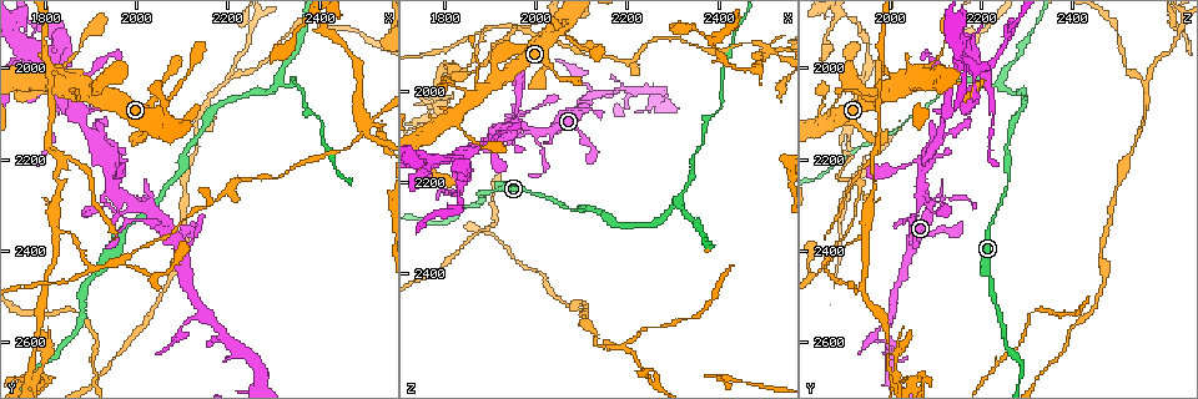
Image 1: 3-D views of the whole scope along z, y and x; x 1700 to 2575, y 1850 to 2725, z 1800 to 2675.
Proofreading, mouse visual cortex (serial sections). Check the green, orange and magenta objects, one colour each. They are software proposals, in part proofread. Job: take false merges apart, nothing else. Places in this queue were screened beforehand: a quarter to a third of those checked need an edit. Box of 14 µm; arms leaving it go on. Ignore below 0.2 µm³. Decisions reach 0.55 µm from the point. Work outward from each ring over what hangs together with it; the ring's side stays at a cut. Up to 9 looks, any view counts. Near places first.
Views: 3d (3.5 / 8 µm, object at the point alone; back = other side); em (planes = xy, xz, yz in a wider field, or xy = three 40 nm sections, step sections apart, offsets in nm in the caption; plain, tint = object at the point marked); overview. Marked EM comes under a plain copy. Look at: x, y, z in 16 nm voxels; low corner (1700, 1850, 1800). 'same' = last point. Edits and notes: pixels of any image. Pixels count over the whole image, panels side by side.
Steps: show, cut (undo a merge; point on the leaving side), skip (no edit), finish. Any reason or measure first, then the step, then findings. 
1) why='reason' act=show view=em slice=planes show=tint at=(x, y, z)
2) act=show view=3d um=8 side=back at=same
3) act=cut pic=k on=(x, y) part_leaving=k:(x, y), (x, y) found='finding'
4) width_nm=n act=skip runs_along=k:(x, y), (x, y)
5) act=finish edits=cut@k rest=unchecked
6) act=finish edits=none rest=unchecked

why='thin neck' act=show view=3d um=3.5 at=(1860, 2090, 2120)

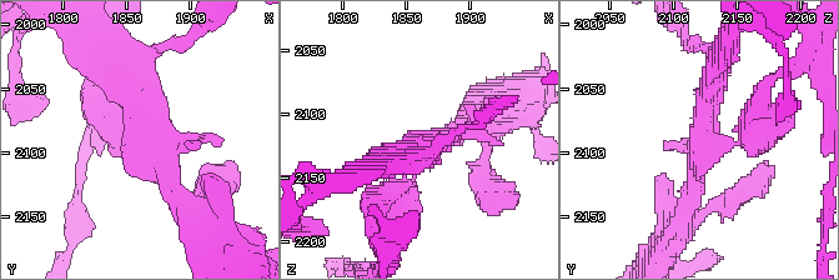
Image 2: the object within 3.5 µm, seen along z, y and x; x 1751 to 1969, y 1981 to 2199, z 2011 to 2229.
act=show view=em slice=xy step=3 show=tint at=(1862, 2096, 2124)

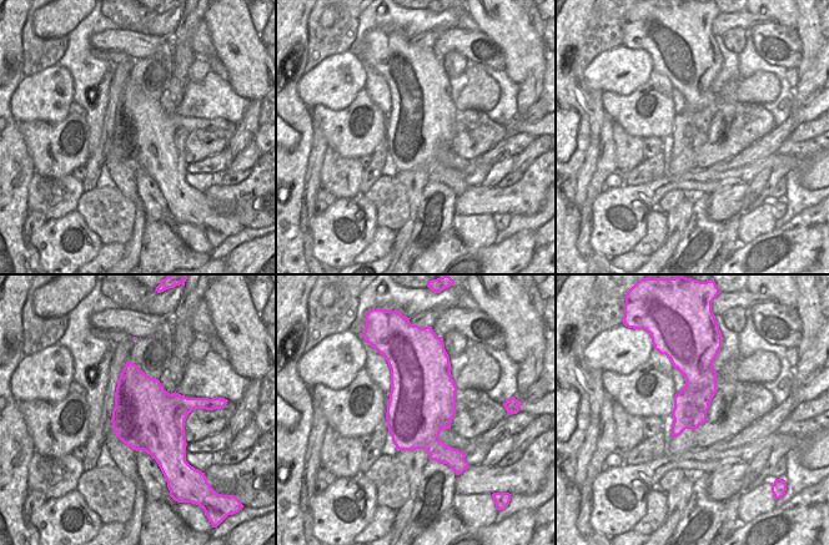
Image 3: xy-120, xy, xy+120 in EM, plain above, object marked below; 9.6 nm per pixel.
act=cut pic=2 on=(373, 213) part_leaving=2:(388, 183), (401, 224), (385, 253) found='two cells meet here'

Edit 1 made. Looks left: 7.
why='see it whole again' act=show view=overview

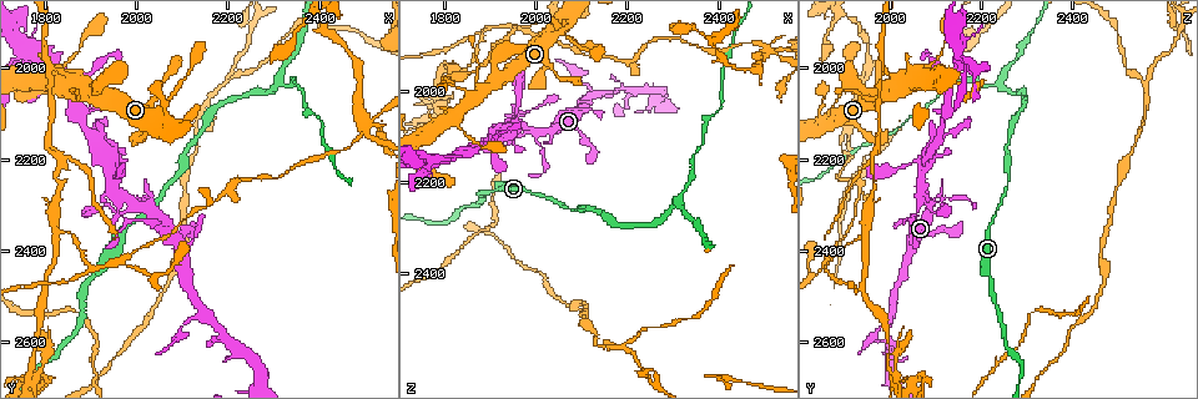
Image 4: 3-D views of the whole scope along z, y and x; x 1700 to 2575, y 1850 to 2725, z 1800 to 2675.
why='abrupt turn' act=show view=3d um=8 at=(1820, 2000, 1995)

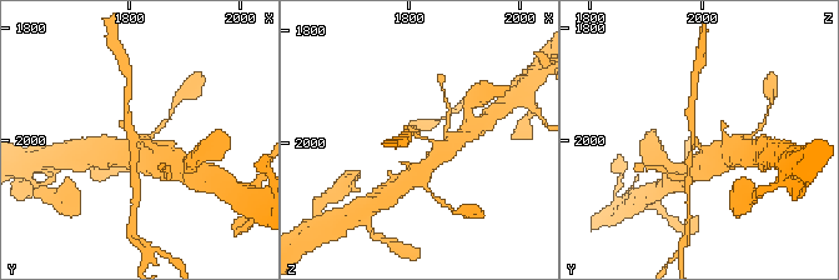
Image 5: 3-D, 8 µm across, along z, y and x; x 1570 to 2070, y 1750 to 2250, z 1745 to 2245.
arms=3 arm_widths_nm=150,150,300 act=show view=em slice=xy step=2 show=tint at=(1815, 2000, 1990)

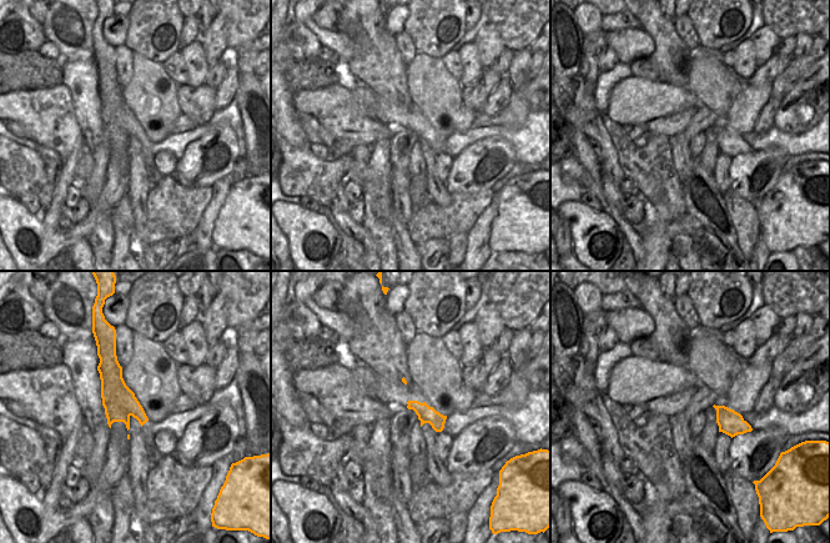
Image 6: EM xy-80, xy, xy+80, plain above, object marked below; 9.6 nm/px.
act=cut pic=5 on=(127, 116) part_leaving=5:(136, 139), (134, 143), (136, 190) found='a second cell is stuck on'

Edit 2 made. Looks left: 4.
act=show view=overview

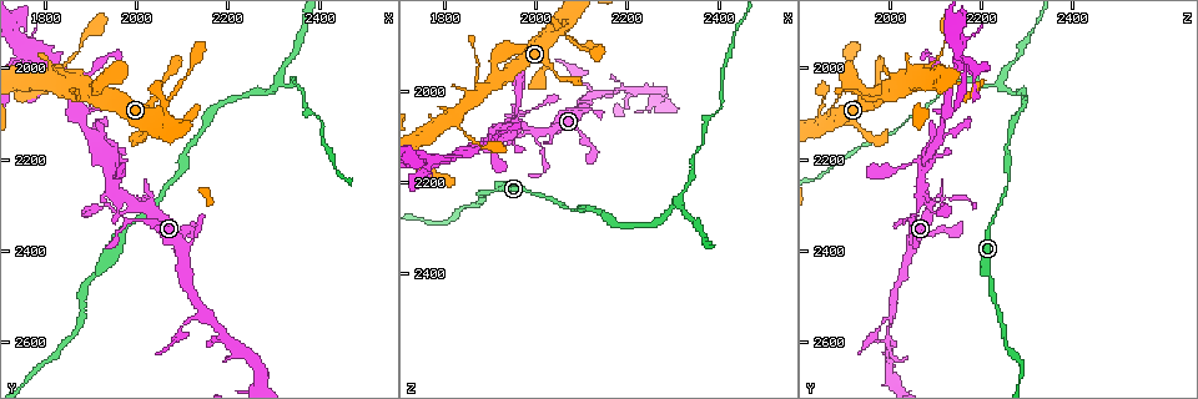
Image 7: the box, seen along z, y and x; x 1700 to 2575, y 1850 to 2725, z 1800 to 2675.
act=show view=3d um=3.5 side=back at=(2310, 2040, 2245)

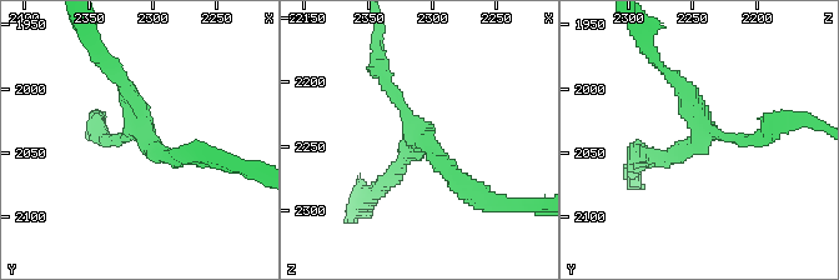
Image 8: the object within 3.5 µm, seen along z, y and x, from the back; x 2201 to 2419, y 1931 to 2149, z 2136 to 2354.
arms=3 arm_widths_nm=150,200,200 why='shape alone is not enough' act=show view=em slice=xy step=5 show=tint at=(2308, 2034, 2242)

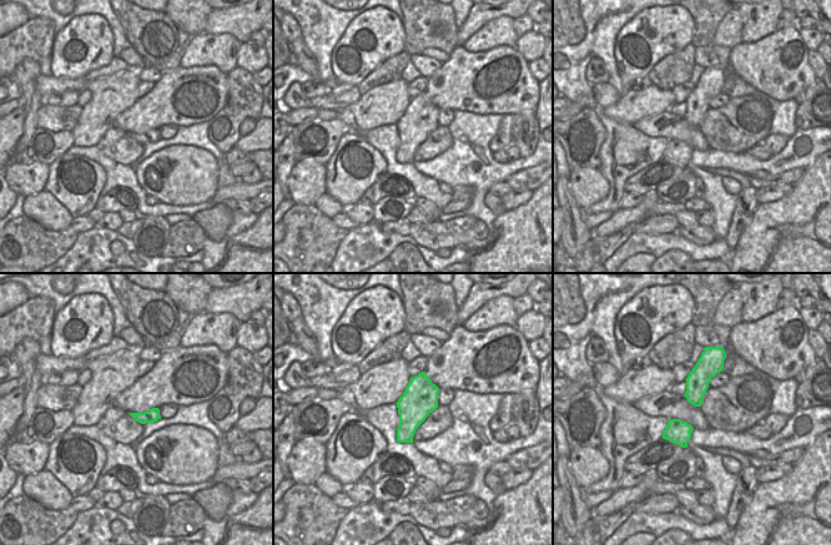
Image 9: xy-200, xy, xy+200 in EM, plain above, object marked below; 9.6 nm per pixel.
act=show view=em slice=xy step=2 show=tint at=same

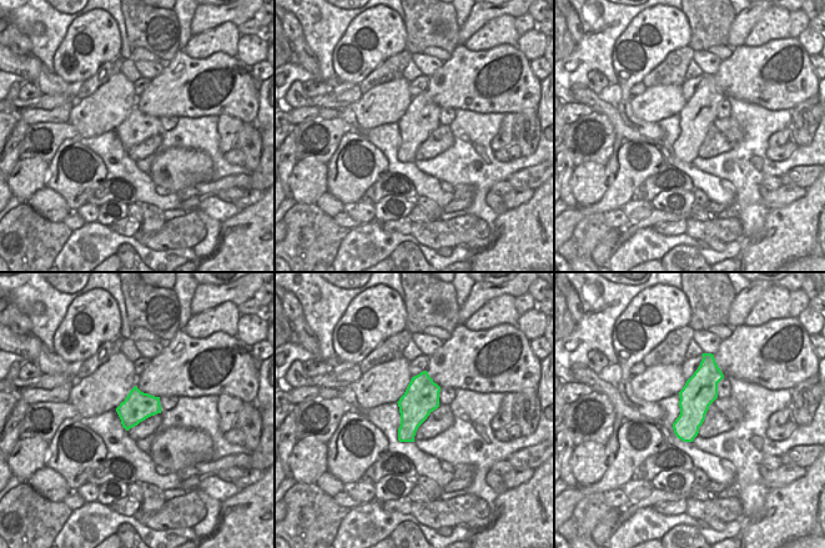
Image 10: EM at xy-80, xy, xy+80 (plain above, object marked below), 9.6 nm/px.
act=skip runs_along=8:(472, 193), (445, 170), (380, 70) found='continuous, no second cell'

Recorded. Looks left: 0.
act=finish edits=cut@2,cut@5 rest=unchecked

